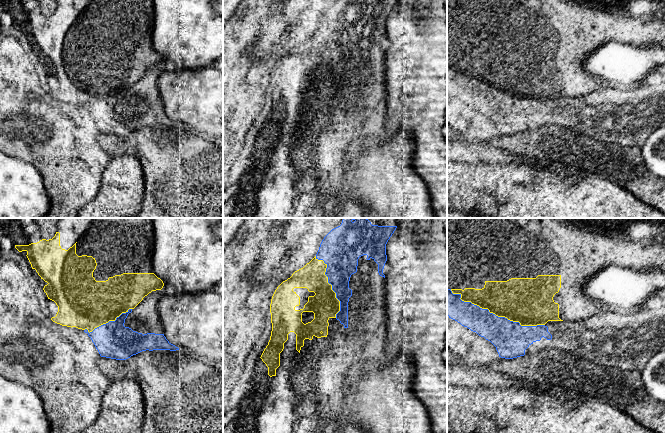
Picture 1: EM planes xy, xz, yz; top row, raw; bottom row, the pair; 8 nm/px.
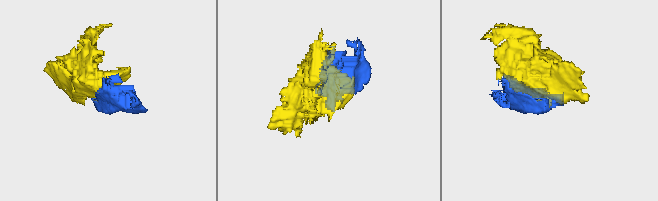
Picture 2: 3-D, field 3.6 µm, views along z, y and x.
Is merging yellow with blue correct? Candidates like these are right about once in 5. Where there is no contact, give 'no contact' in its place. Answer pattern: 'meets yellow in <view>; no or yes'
meets yellow in yz; no

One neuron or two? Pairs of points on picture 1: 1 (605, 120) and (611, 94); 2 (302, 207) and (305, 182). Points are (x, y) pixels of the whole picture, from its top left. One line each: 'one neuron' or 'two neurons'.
1: one neuron
2: two neurons

